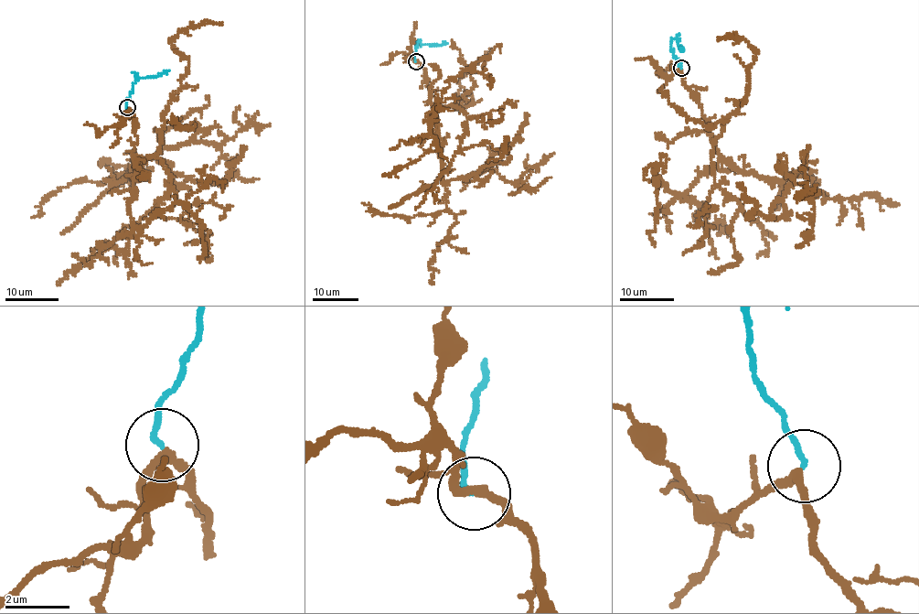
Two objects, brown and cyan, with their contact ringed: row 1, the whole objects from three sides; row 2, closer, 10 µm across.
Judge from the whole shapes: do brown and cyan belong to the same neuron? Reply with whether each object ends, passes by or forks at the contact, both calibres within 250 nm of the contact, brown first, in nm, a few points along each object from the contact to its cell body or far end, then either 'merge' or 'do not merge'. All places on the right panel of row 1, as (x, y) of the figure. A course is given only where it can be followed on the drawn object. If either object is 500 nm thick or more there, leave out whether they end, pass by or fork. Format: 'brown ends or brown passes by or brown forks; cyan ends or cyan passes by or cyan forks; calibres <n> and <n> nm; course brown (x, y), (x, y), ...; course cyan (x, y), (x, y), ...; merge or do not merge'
brown passes by; cyan ends; calibres 240 and 160 nm; course brown (680, 68), (716, 151), (743, 172), (792, 181), (772, 217), (748, 217), (755, 204), (741, 183); course cyan (680, 68), (673, 52), (672, 40), (675, 39), (683, 49); merge

